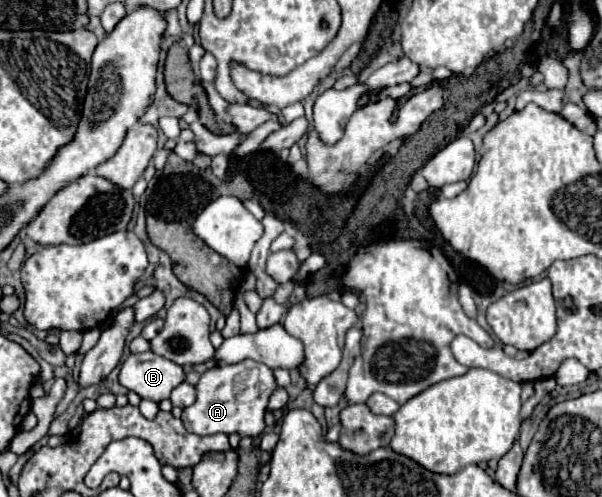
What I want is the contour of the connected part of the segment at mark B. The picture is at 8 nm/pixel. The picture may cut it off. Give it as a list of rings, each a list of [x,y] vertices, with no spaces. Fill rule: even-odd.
[[[151,351],[129,355],[119,371],[119,383],[141,399],[155,403],[169,399],[171,391],[185,379],[183,369]]]

